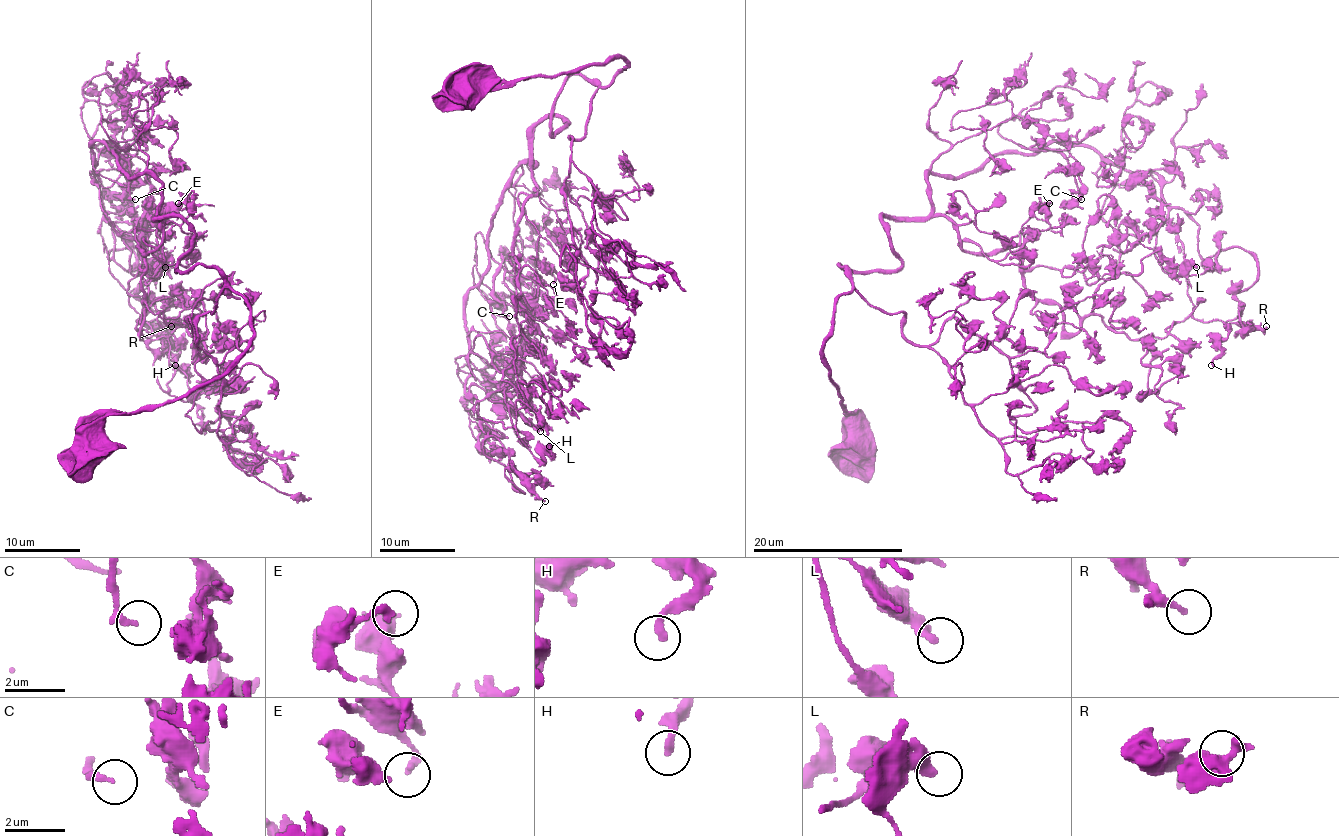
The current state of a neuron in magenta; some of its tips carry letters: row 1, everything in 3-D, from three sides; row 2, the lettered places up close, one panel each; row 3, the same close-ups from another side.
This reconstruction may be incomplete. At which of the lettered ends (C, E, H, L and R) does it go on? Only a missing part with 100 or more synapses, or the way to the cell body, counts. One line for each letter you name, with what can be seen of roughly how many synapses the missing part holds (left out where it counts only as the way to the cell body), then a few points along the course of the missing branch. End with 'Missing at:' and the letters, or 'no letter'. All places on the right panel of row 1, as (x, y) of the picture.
Missing at: no letter

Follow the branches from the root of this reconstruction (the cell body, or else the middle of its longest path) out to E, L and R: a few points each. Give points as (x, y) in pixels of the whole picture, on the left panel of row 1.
E: (90, 443), (252, 337), (216, 269), (176, 269), (178, 216), (148, 252), (178, 203)
L: (90, 443), (252, 337), (216, 269), (176, 269), (178, 216), (146, 284), (118, 233), (165, 267)
R: (90, 443), (252, 337), (97, 141), (108, 258), (171, 326)

